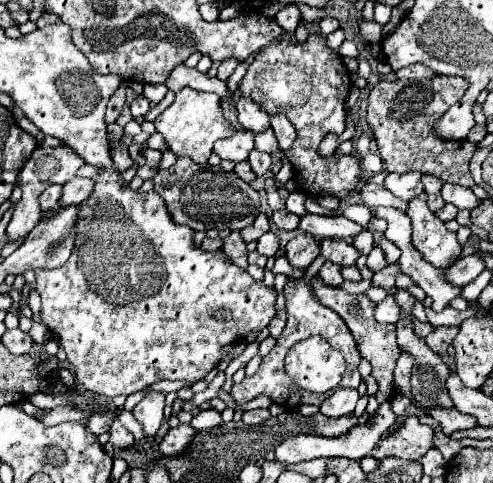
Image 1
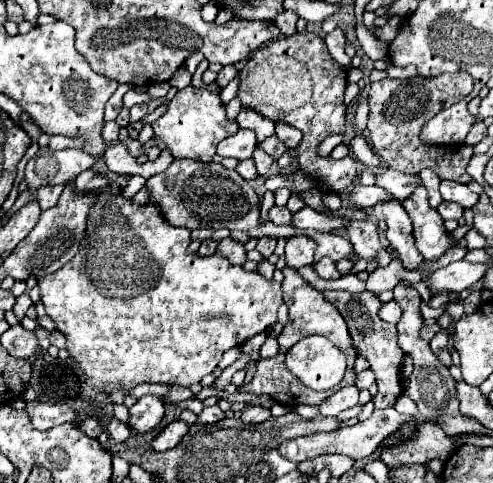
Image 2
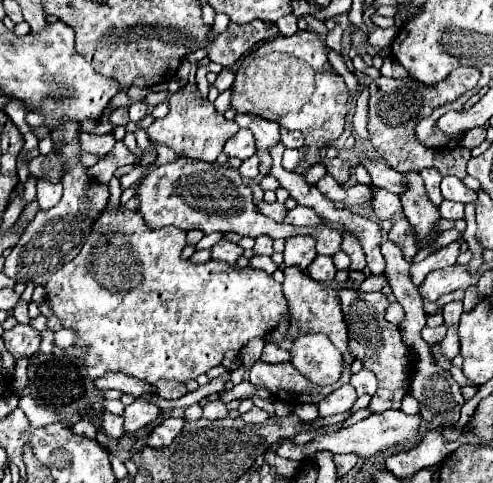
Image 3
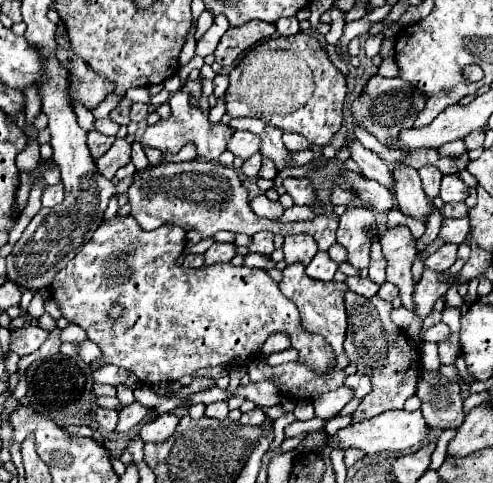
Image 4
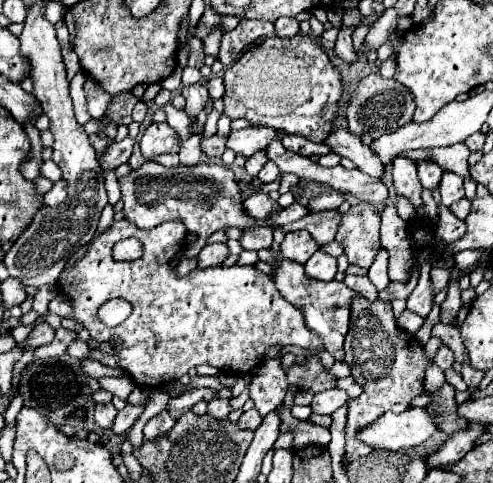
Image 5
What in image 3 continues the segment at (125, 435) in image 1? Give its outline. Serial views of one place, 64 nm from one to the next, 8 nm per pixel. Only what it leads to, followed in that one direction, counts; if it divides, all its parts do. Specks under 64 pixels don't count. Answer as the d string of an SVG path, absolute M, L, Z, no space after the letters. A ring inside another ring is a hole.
M104 412L102 414L102 428L104 428L104 432L108 436L116 436L118 438L118 436L124 434L124 430L122 430L122 418L112 414L112 412Z

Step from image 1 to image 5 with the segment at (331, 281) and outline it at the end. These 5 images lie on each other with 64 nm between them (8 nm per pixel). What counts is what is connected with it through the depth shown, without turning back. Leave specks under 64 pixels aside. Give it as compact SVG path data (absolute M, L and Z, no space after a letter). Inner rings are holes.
M318 250L318 252L304 264L304 268L306 268L306 274L308 274L310 278L330 282L330 280L334 280L334 276L336 276L336 258L332 258L332 256L328 256L328 254L324 254L324 252Z

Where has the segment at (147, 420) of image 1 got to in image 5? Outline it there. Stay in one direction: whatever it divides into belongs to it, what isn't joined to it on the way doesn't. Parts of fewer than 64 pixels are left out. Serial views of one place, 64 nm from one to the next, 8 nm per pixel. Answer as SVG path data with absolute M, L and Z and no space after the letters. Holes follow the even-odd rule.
M124 406L118 414L116 414L116 418L114 418L114 424L112 424L112 432L114 434L126 434L128 430L130 430L130 426L134 424L134 420L142 414L142 406Z

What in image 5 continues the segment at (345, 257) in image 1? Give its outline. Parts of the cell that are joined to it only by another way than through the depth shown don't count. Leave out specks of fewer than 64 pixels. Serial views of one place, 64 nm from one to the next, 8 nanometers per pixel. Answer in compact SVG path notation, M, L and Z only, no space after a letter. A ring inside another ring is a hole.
M144 162L140 168L122 176L120 180L124 218L138 228L150 230L168 220L180 220L186 230L198 234L198 246L206 244L206 238L226 226L250 228L250 226L268 226L268 220L254 220L242 212L242 192L234 178L234 172L216 164L196 164L196 166L178 166L164 168L158 162ZM324 210L324 212L308 214L308 216L300 218L298 222L290 222L290 224L282 226L282 230L284 232L306 230L306 232L312 234L312 238L318 244L326 244L326 242L332 242L334 240L340 222L342 222L342 214L338 210Z

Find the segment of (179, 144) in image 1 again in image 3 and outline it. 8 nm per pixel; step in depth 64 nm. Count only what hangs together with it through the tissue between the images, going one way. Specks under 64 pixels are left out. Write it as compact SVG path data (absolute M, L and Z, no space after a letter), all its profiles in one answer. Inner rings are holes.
M184 86L184 90L178 90L176 94L170 96L168 104L170 104L168 116L154 120L154 124L146 132L152 144L168 146L176 154L184 154L194 160L214 162L222 152L226 140L232 138L232 134L238 130L238 124L234 120L230 122L224 116L216 114L214 104L208 102L206 98L200 98L200 92L196 88L190 90L190 86Z

